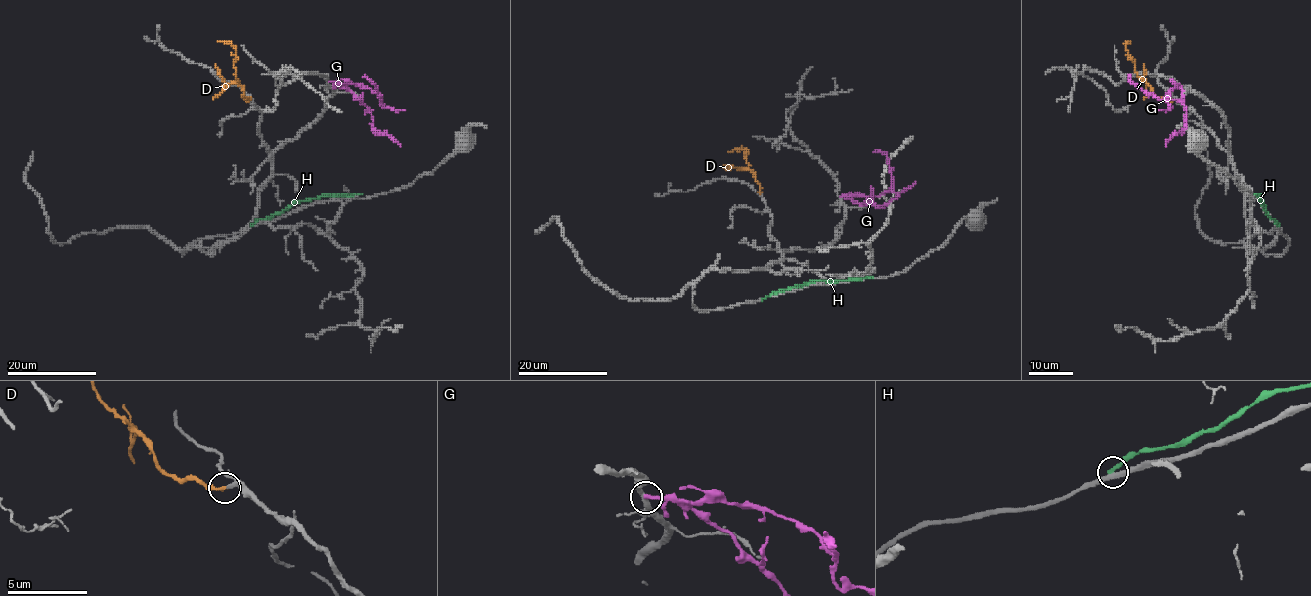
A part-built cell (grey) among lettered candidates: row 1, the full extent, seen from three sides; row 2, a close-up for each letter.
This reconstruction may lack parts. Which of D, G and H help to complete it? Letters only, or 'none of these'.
D

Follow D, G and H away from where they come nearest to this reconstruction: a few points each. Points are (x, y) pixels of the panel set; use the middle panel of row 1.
D: (760, 193), (760, 186), (743, 155), (745, 148), (735, 148), (728, 152)
G: (839, 195), (880, 195), (891, 188), (887, 155), (874, 150)
H: (764, 299), (812, 281), (861, 280), (872, 276)

